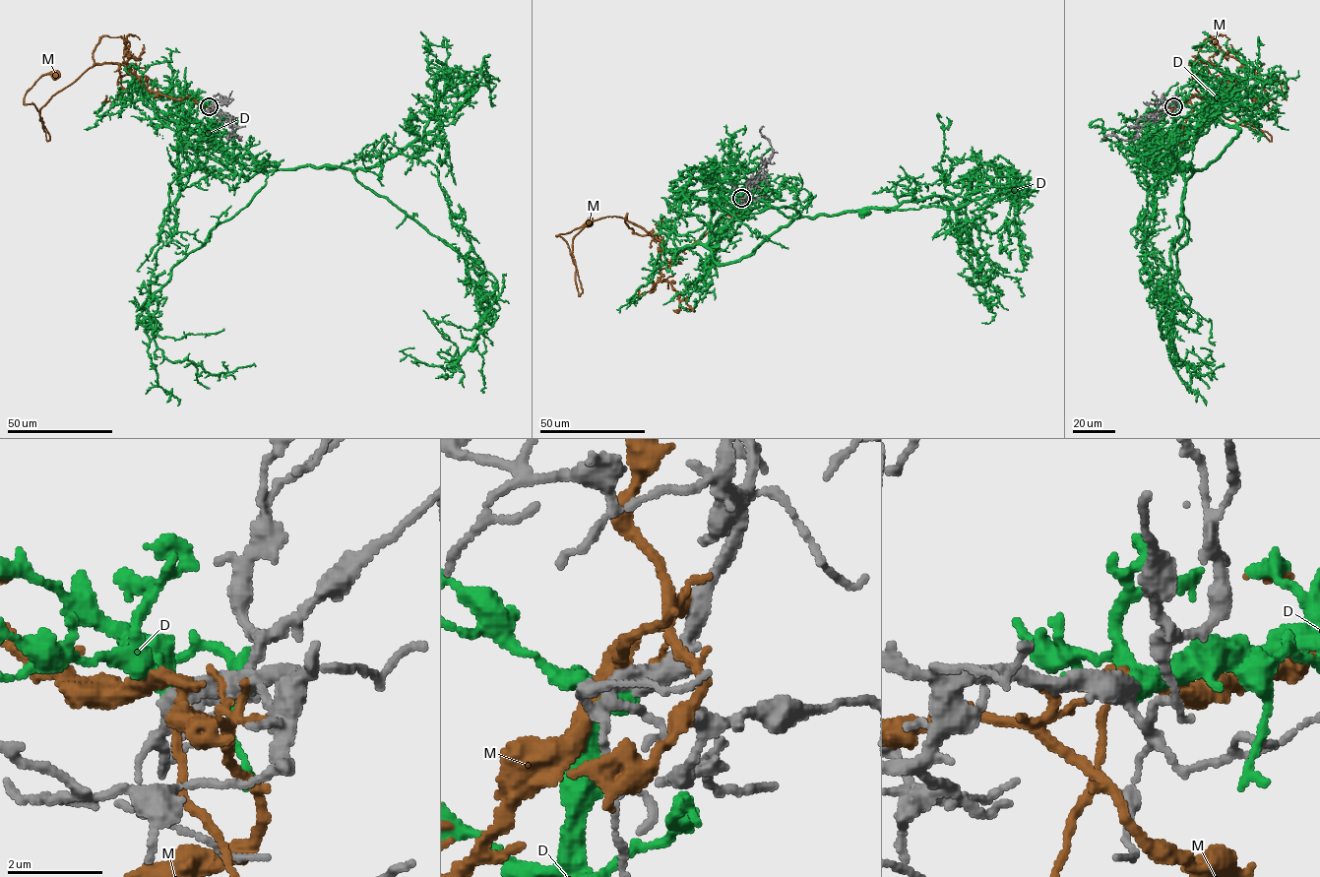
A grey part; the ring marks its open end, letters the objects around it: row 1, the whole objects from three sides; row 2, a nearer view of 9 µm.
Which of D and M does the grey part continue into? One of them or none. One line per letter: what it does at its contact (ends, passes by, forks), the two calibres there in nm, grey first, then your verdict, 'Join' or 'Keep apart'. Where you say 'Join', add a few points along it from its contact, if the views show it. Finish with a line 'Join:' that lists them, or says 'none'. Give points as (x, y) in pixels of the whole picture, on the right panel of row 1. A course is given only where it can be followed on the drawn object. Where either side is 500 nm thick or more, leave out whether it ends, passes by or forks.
D: It passes by. Thickness 320 nm (grey) against 320 nm. Join. Its course: (1173, 106), (1210, 121), (1176, 160), (1194, 172), (1160, 283), (1178, 356), (1194, 368), (1200, 347)
M: It forks there. Thickness 440 nm (grey) against 220 nm. Keep apart
Join: D

